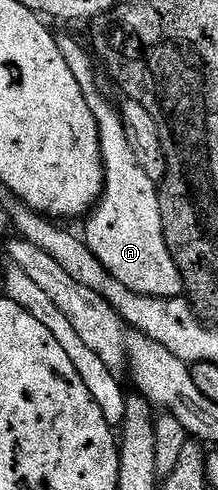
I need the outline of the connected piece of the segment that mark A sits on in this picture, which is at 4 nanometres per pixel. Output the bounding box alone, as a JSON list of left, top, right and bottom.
[55,32,186,298]

